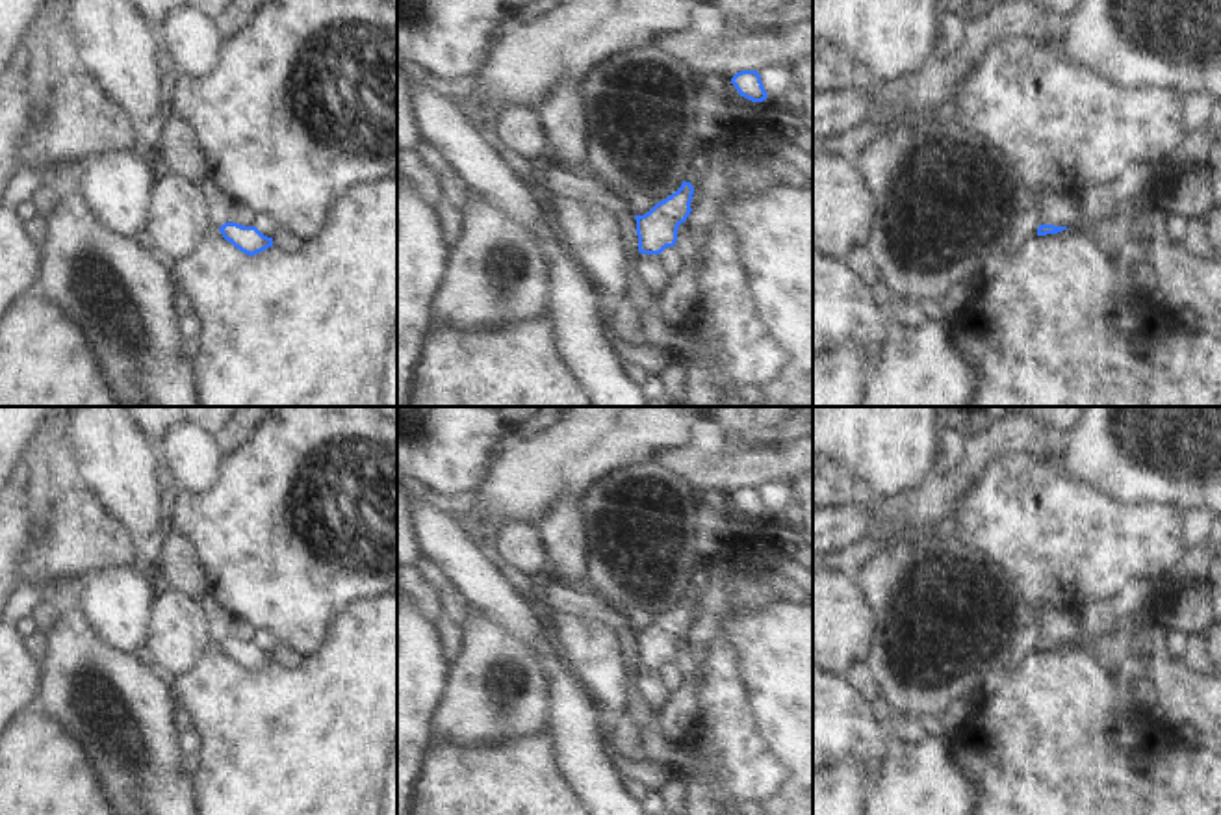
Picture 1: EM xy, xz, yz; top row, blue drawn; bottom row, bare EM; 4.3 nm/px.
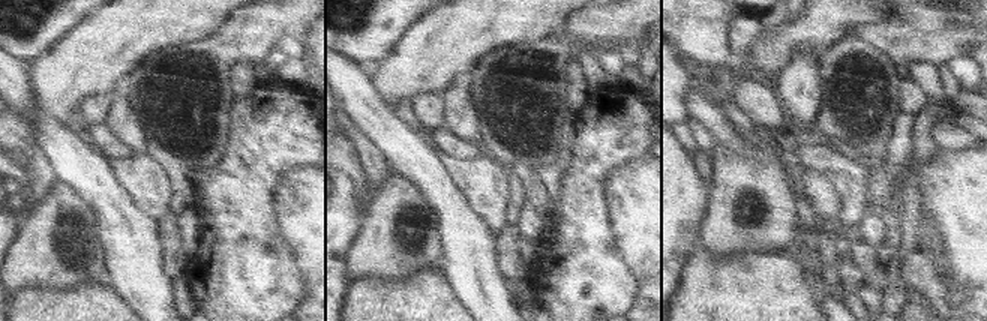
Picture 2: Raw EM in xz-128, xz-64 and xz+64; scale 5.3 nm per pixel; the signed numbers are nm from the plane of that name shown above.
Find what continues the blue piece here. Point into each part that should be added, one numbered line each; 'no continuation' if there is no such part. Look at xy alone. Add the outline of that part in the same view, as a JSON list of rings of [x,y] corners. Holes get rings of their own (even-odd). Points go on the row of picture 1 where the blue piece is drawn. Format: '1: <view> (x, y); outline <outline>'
no continuation

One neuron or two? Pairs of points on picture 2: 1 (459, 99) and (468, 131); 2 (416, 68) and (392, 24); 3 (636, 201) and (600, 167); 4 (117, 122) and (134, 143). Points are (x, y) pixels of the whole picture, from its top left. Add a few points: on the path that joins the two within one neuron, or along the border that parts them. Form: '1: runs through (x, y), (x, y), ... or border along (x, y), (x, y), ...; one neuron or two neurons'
1: runs through (459, 107), (459, 119), (464, 123); one neuron
2: border along (425, 15), (402, 36), (389, 54), (375, 62); two neurons
3: border along (642, 159), (612, 173), (608, 210); two neurons
4: runs through (122, 126), (134, 138); one neuron

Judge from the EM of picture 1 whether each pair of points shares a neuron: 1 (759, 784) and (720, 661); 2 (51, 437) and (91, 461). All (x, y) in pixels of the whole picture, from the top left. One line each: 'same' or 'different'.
1: same
2: different

